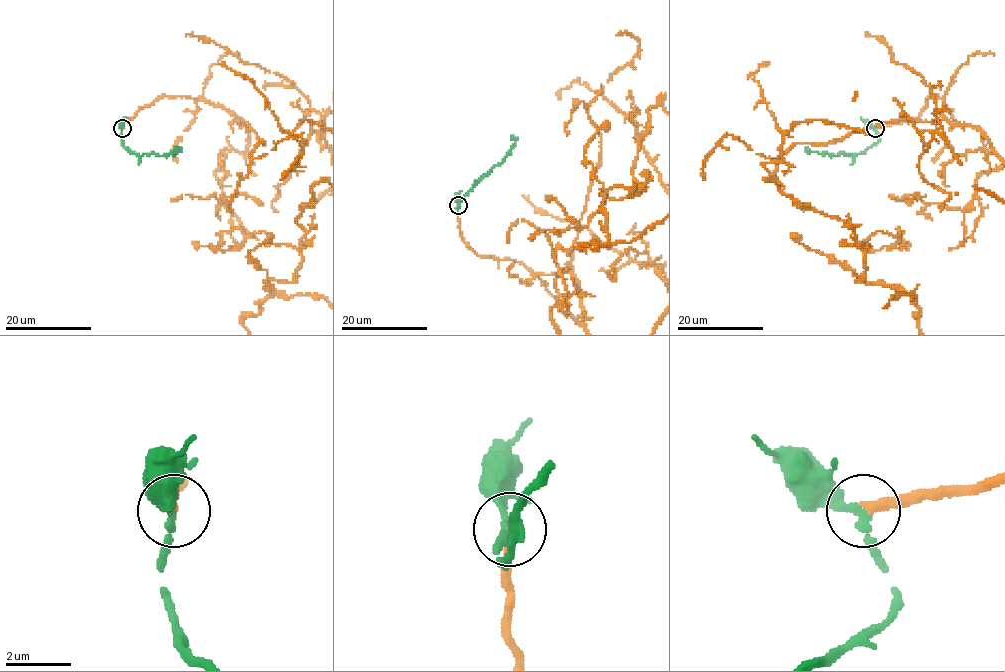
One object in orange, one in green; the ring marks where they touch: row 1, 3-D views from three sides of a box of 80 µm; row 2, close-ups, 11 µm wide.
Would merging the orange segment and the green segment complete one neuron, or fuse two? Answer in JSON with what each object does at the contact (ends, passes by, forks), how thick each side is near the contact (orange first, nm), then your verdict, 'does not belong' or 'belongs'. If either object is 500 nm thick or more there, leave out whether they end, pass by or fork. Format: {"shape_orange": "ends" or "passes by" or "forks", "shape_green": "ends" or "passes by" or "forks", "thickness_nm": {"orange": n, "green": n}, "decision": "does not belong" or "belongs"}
{"shape_orange": "ends", "shape_green": "passes by", "thickness_nm": {"orange": 240, "green": 190}, "decision": "belongs"}

